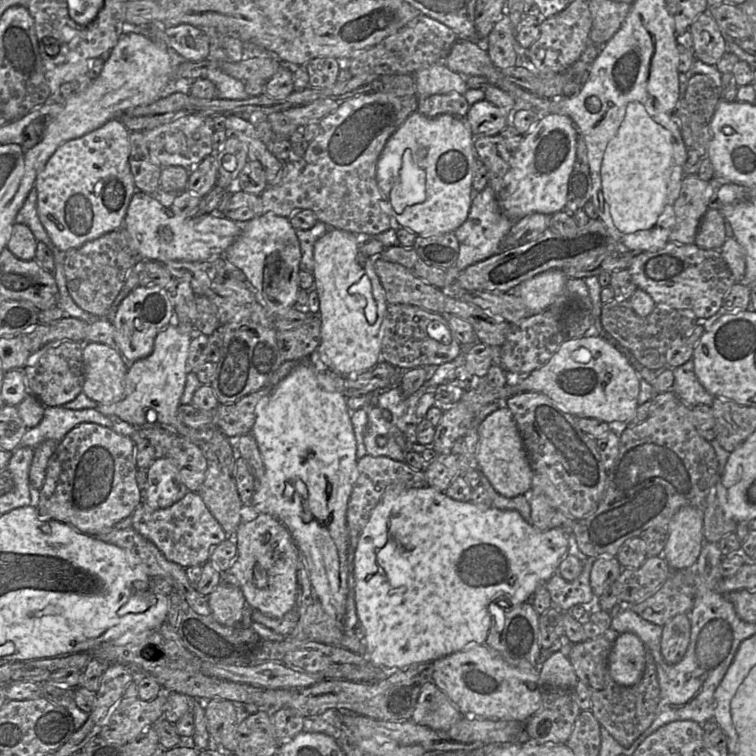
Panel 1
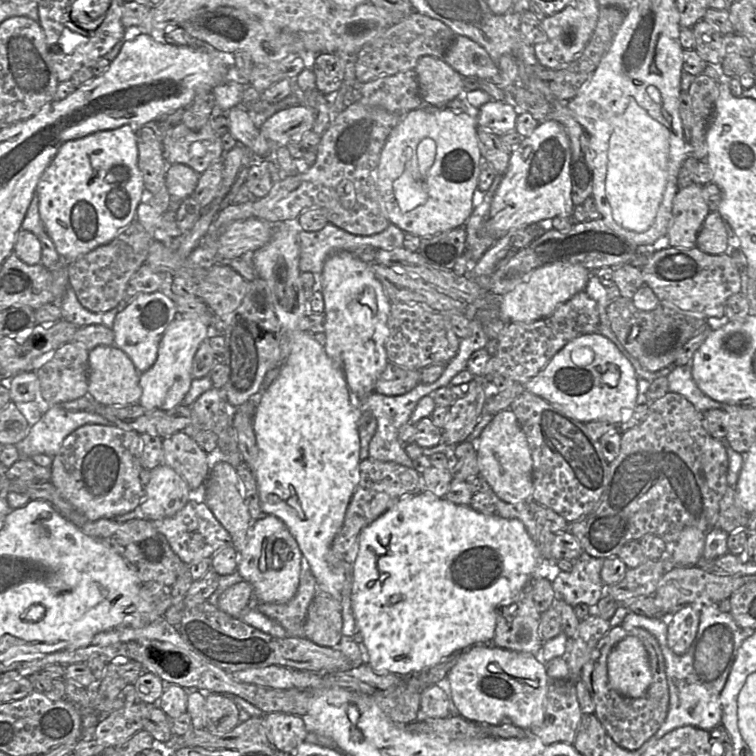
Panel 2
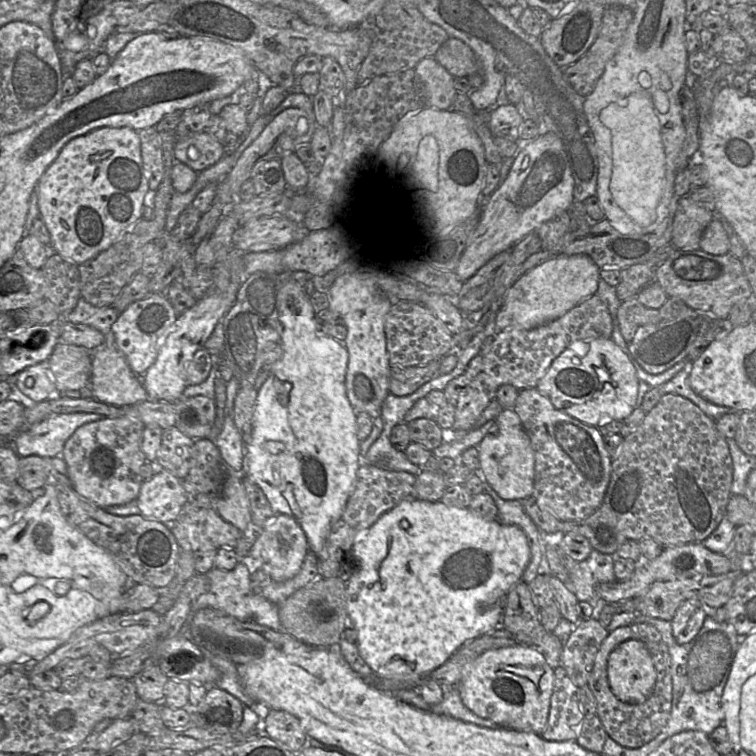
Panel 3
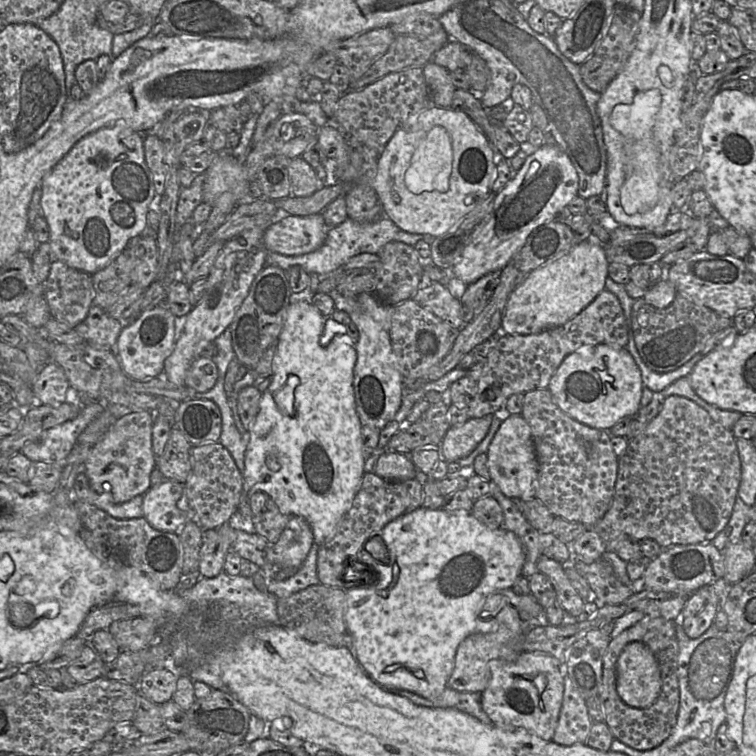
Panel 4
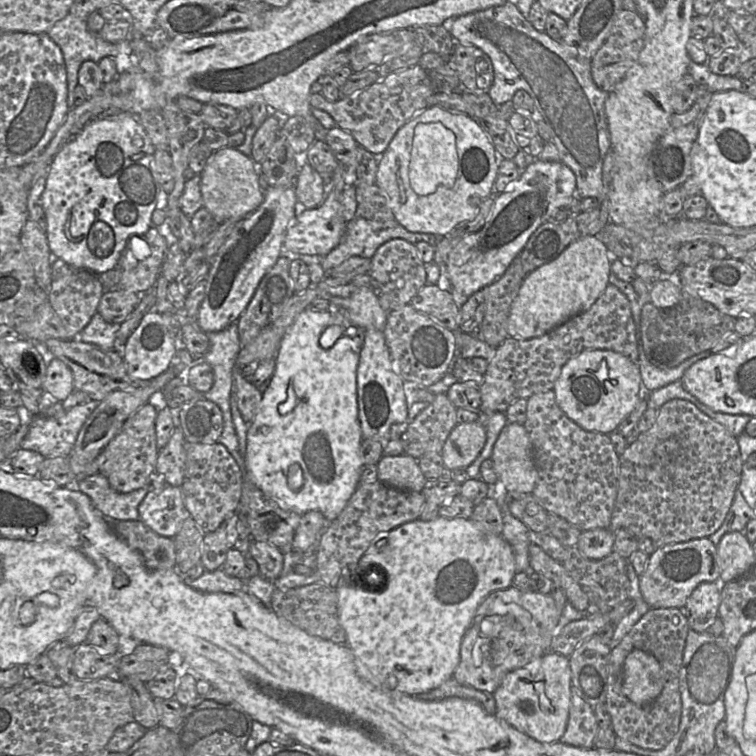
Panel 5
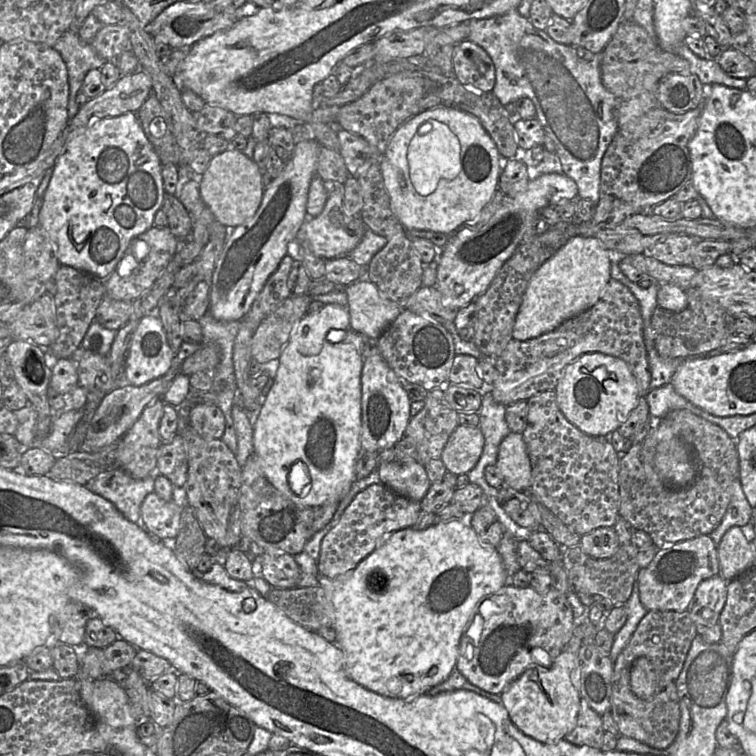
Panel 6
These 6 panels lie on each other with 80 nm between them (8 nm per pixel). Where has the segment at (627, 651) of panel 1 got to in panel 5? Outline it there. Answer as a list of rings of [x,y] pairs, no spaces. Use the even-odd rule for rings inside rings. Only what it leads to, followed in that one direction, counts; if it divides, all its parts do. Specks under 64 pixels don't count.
[[[631,651],[623,666],[623,694],[635,705],[655,700],[662,691],[661,667],[655,657],[645,651]]]

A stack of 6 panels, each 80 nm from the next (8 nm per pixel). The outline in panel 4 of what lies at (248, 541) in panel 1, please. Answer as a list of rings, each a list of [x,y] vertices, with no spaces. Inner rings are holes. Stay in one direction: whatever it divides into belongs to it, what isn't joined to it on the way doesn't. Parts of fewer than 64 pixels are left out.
[[[291,516],[277,542],[269,545],[266,564],[262,572],[300,568],[312,544],[313,532],[308,522],[300,516]]]

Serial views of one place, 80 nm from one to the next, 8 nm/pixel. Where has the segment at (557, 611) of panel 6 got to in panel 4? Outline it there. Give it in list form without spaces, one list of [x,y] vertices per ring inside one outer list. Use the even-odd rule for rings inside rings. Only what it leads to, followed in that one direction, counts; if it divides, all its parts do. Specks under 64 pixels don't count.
[[[504,589],[491,594],[485,601],[477,622],[477,629],[458,646],[455,666],[447,687],[462,692],[483,692],[490,680],[489,662],[493,660],[513,661],[521,653],[514,652],[508,643],[514,638],[526,635],[539,626],[549,625],[545,609],[532,594],[517,595],[513,589]]]

